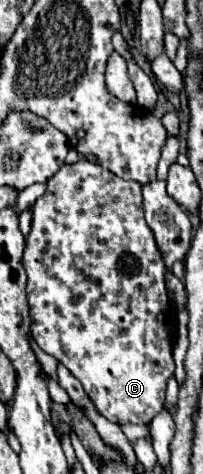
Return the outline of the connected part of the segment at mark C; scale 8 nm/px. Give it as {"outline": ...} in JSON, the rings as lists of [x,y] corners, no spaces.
{"outline":[[[80,158],[74,164],[64,164],[48,182],[46,192],[32,204],[32,230],[26,240],[26,250],[22,258],[22,266],[28,274],[26,296],[30,304],[30,320],[32,320],[32,336],[38,346],[62,362],[74,378],[78,378],[84,386],[84,392],[94,402],[98,412],[110,422],[132,422],[132,424],[148,424],[158,412],[164,410],[166,400],[166,384],[174,376],[174,358],[172,358],[172,340],[176,332],[176,310],[170,302],[166,290],[166,266],[162,262],[160,250],[156,246],[154,234],[144,220],[142,208],[142,186],[136,180],[124,180],[100,164],[90,164]]]}

